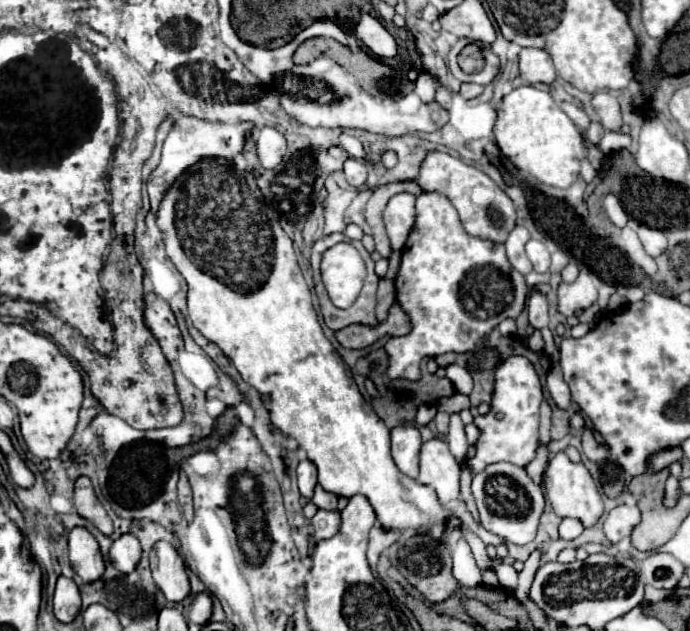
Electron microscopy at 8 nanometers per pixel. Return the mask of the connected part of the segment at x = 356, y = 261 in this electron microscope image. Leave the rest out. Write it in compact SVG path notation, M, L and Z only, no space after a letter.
M322 258L322 280L336 308L350 308L362 290L366 268L362 258Z

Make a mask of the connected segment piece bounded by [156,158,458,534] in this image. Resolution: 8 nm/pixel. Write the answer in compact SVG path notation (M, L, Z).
M202 158L198 164L186 168L186 172L182 172L182 176L178 176L178 180L174 180L174 184L164 192L164 198L158 206L158 212L156 212L156 224L158 228L162 230L162 236L164 236L164 244L166 244L166 254L168 258L172 260L172 264L178 268L178 272L184 276L186 284L188 284L188 294L186 294L186 300L188 300L188 314L190 314L190 320L192 324L210 340L214 342L228 358L230 362L236 366L236 370L240 372L242 380L248 382L250 386L254 386L260 396L262 396L262 402L264 406L268 408L270 412L270 418L272 418L272 424L276 428L280 428L286 436L292 436L298 446L306 452L308 460L316 464L318 468L318 484L328 490L328 492L334 492L336 496L346 496L346 498L352 498L354 494L362 494L370 500L370 504L374 506L376 510L376 516L378 516L378 522L386 528L386 530L402 530L402 528L414 528L416 532L424 534L424 526L426 524L442 524L444 520L448 520L448 526L454 528L458 524L458 518L454 516L444 516L444 508L440 506L438 498L436 498L436 492L434 488L430 486L424 486L424 484L418 484L414 482L412 478L408 478L406 474L402 474L398 470L398 466L394 464L392 456L390 456L390 430L386 428L386 424L376 416L376 412L370 408L370 404L364 400L364 396L360 394L354 378L348 374L348 368L342 360L342 356L338 354L338 350L332 346L332 342L324 336L322 328L320 328L320 322L318 322L318 314L316 310L312 308L312 294L306 286L306 280L300 272L300 266L296 262L296 254L294 254L294 248L292 248L292 240L286 236L286 232L282 232L282 226L278 224L278 216L274 216L274 212L270 212L270 206L264 202L264 196L260 192L260 188L254 184L252 176L244 176L244 174L238 174L234 164L230 160L222 160L222 158Z

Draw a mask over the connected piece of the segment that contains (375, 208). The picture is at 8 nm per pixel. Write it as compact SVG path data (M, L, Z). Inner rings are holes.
M398 180L398 182L388 182L384 186L380 186L378 190L372 192L368 204L366 204L366 222L372 228L372 236L376 242L376 250L380 252L382 258L390 258L392 248L384 230L384 222L382 222L382 212L386 202L398 194L398 192L410 192L410 188L414 188L414 196L422 194L422 188L418 188L418 184L414 180Z

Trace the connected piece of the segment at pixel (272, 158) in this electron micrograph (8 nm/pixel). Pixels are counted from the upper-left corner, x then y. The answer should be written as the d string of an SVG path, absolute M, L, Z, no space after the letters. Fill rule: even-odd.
M264 126L256 134L256 146L258 146L258 158L264 168L274 168L282 162L282 156L286 152L286 140L284 136L270 126Z

